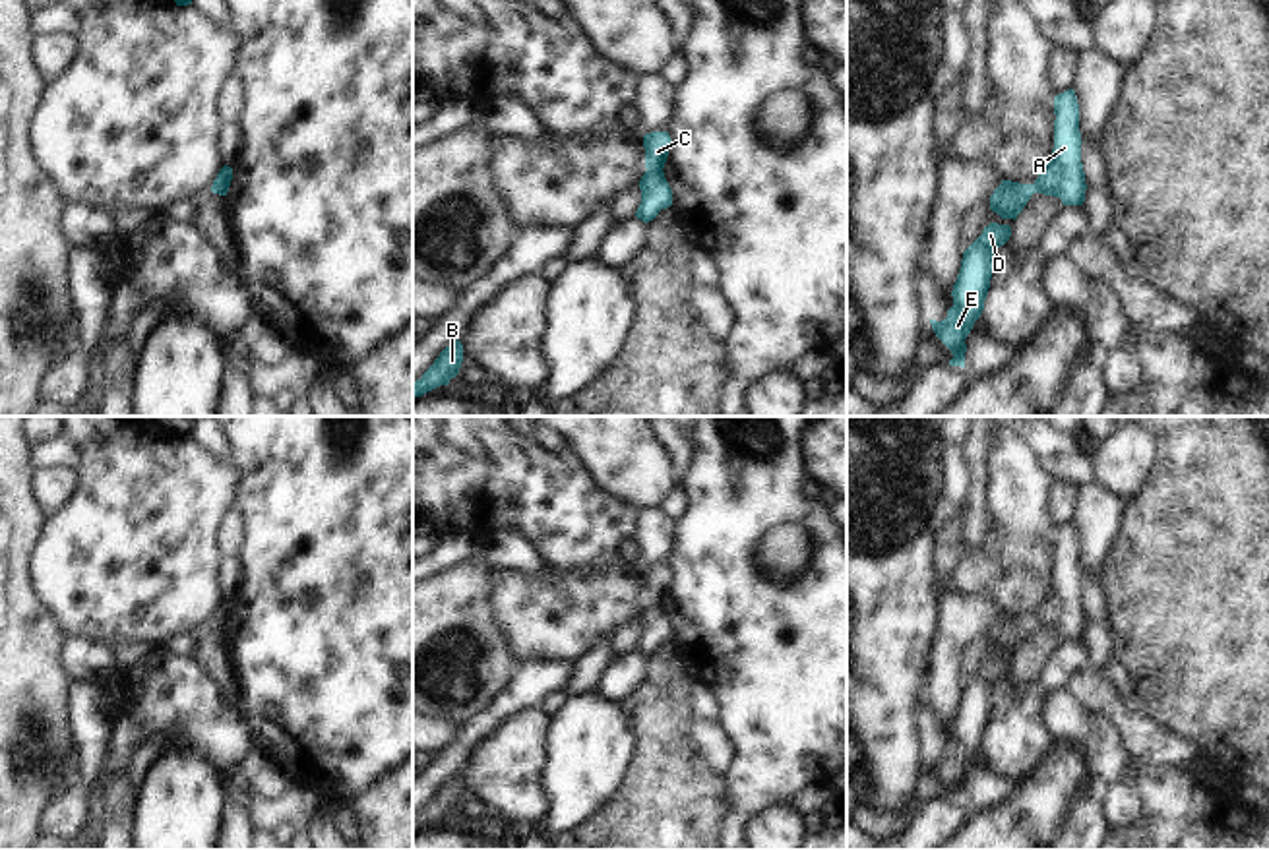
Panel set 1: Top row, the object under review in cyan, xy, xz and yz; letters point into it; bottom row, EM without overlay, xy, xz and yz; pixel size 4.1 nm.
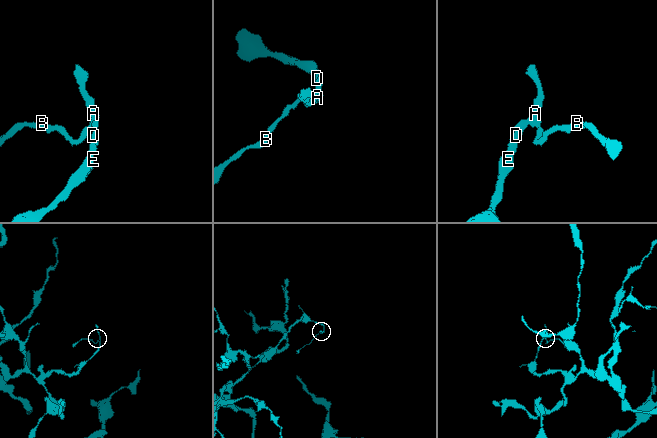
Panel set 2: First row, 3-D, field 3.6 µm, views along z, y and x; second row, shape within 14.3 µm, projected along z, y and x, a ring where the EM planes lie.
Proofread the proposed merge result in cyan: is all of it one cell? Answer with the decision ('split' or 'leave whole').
split

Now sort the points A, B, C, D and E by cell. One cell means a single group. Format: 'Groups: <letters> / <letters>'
Groups: A B / C D E

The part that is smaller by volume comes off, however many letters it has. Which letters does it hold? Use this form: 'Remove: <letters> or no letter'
Remove: A, B

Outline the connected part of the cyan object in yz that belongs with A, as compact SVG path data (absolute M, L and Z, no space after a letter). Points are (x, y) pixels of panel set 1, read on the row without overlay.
M1073 523L1054 531L1054 583L1035 614L1035 623L1060 631L1064 639L1083 639L1085 606L1081 596L1079 538Z

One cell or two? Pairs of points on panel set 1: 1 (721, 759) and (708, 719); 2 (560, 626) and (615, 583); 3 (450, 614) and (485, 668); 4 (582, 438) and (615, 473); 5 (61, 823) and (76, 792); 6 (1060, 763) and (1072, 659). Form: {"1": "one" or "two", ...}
{"1": "one", "2": "one", "3": "one", "4": "one", "5": "one", "6": "two"}

